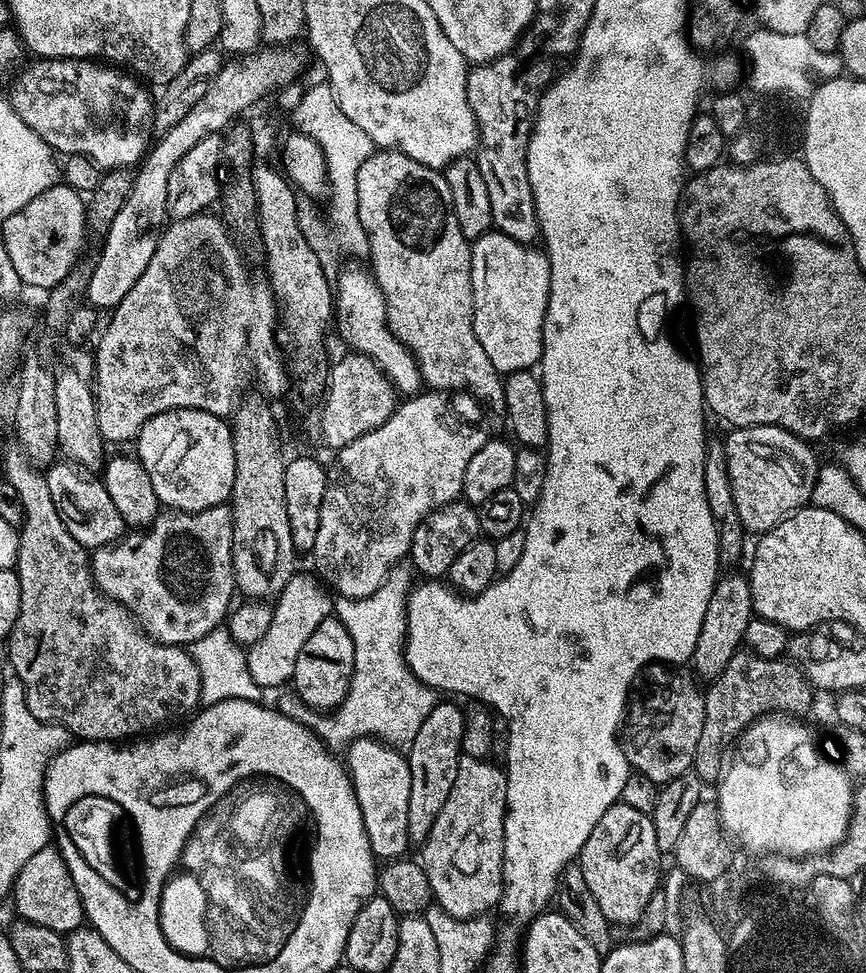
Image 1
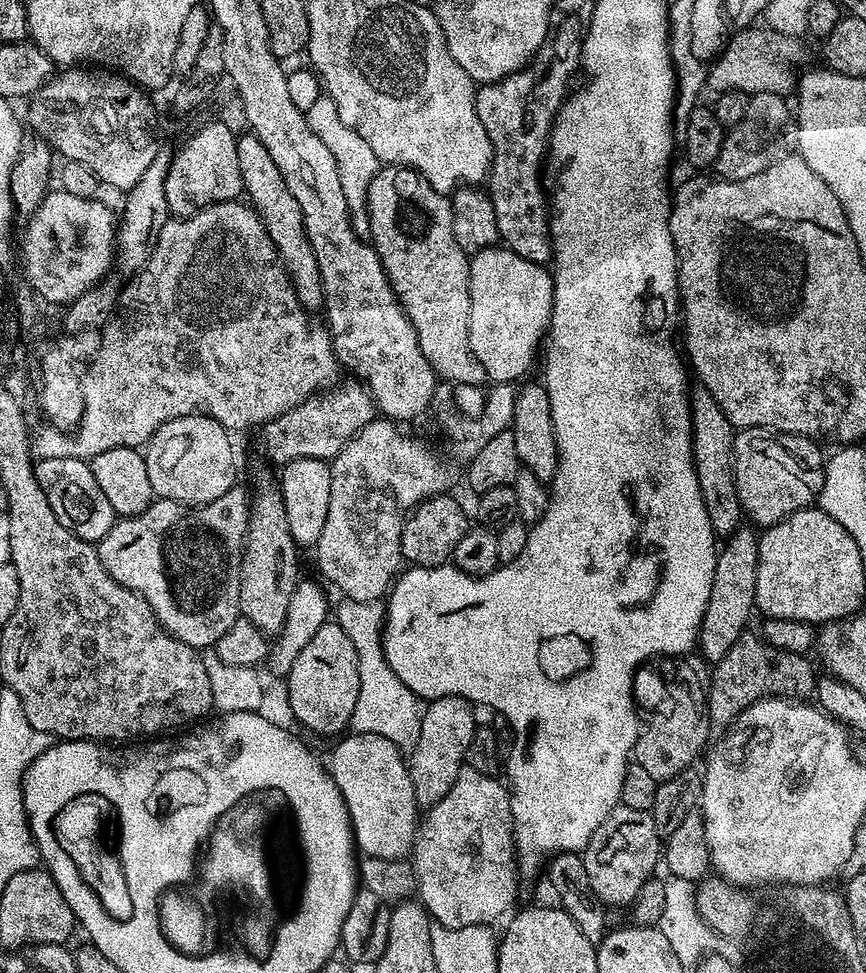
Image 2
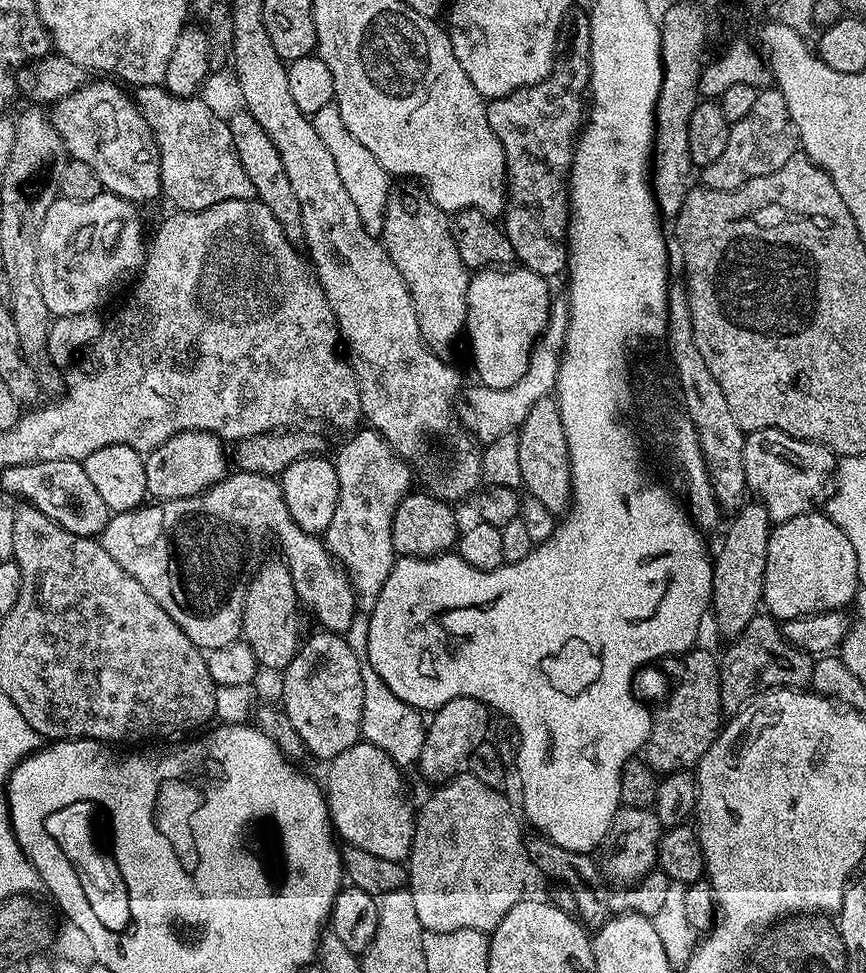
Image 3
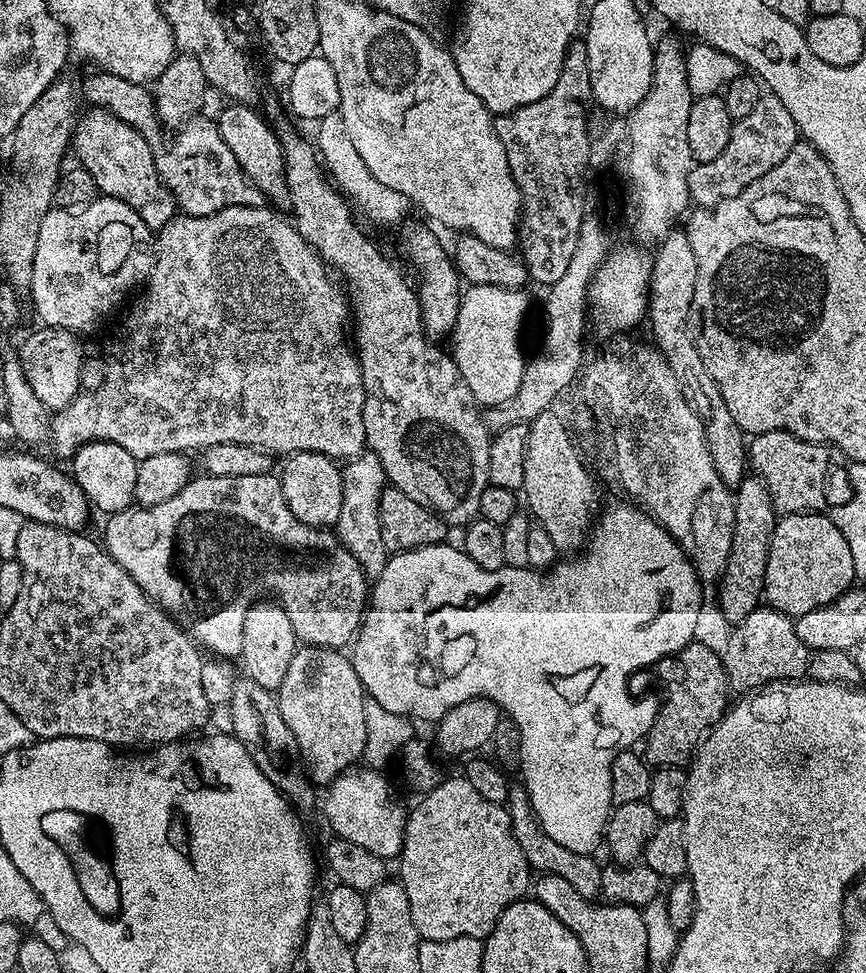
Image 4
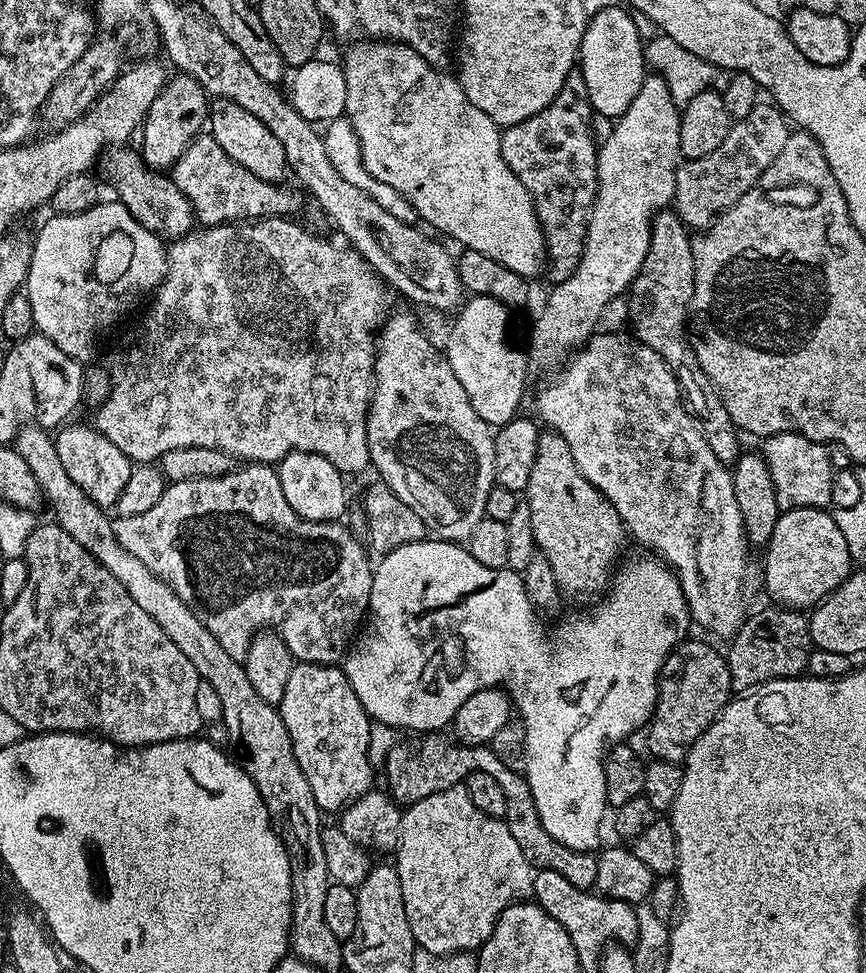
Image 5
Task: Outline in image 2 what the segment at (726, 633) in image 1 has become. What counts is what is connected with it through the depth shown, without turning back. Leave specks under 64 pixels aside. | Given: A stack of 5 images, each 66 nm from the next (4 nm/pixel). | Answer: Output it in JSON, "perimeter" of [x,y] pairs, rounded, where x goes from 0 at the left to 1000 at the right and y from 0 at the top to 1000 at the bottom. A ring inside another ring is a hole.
{"perimeter":[[[856,541],[835,556],[827,568],[824,598],[820,602],[820,619],[808,640],[806,670],[814,678],[826,680],[838,676],[843,664],[860,653],[864,636],[873,625],[873,595],[875,594],[875,561],[878,556],[867,542]]]}

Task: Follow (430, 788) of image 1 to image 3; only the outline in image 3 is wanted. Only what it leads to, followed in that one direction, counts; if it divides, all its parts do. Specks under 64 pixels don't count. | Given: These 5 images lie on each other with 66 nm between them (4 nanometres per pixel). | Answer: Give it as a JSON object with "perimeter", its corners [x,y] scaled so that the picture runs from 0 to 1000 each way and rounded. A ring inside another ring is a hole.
{"perimeter":[[[539,715],[524,717],[498,733],[490,750],[487,775],[483,790],[499,808],[516,806],[523,798],[537,788],[543,774],[561,761],[566,729],[562,724]]]}

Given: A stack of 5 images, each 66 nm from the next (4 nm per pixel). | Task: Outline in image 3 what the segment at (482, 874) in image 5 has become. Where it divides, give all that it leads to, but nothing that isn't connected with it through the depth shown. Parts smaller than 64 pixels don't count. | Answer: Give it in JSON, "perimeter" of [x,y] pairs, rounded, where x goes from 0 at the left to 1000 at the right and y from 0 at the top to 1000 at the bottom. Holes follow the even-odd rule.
{"perimeter":[[[539,791],[509,806],[480,835],[480,851],[476,855],[476,873],[469,885],[470,915],[478,923],[483,948],[491,958],[552,956],[566,960],[596,928],[606,924],[605,908],[610,904],[612,885],[607,858],[600,852],[602,840],[576,810],[554,804]]]}

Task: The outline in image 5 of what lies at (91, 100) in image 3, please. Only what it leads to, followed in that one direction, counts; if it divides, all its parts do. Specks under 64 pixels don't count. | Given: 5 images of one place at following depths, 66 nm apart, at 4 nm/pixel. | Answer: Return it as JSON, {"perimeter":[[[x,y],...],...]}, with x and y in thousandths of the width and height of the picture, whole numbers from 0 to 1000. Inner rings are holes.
{"perimeter":[[[152,150],[126,151],[118,160],[120,181],[134,196],[133,205],[142,210],[145,216],[150,216],[152,223],[163,232],[191,248],[206,247],[223,237],[224,223],[215,199],[210,199],[210,195],[201,191],[197,180],[171,172],[161,155],[156,151],[148,151]]]}

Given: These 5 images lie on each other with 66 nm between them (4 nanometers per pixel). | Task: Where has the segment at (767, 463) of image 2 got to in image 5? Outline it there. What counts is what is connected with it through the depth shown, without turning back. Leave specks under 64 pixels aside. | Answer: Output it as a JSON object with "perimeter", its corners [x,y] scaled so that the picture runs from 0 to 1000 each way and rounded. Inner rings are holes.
{"perimeter":[[[920,444],[883,448],[880,456],[880,468],[894,494],[894,508],[901,523],[957,521],[961,514],[961,469],[956,466],[956,456],[947,456]]]}

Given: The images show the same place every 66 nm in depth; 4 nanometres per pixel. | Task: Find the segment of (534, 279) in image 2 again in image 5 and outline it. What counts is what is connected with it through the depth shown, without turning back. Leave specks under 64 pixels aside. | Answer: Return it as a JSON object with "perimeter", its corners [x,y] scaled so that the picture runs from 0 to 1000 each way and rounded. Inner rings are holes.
{"perimeter":[[[542,303],[525,322],[527,330],[517,341],[517,350],[510,354],[513,367],[524,380],[524,388],[533,393],[543,417],[561,435],[576,438],[589,434],[602,422],[605,394],[610,391],[612,370],[591,355],[587,346],[588,313],[565,304]]]}

